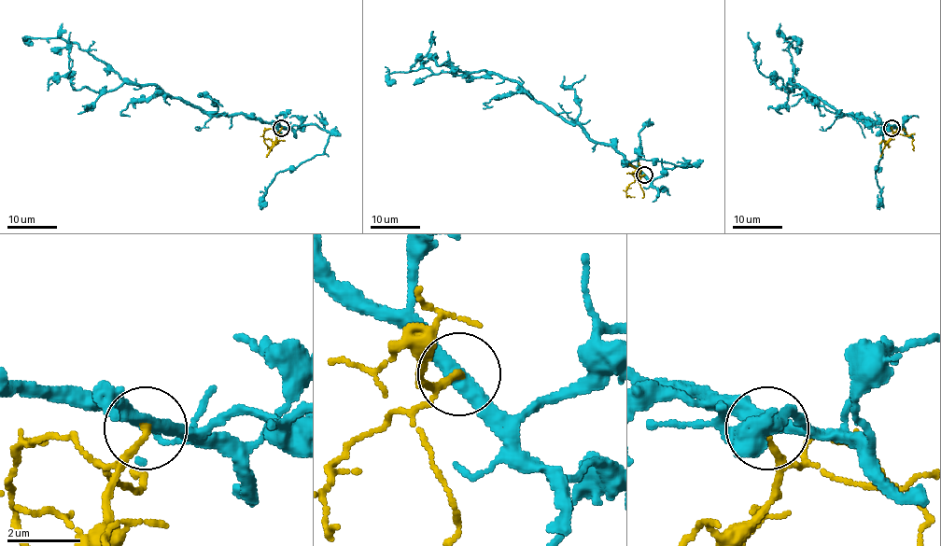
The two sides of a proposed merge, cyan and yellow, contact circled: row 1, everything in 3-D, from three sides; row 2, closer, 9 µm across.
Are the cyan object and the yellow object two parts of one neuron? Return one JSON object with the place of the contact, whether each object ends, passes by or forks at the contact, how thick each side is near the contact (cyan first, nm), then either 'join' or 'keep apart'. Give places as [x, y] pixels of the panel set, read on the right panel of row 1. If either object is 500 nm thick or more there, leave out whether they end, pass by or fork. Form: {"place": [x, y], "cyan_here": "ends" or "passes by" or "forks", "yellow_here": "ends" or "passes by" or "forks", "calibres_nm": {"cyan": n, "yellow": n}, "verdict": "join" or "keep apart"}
{"place": [891, 128], "cyan_here": "passes by", "yellow_here": "ends", "calibres_nm": {"cyan": 360, "yellow": 190}, "verdict": "keep apart"}

